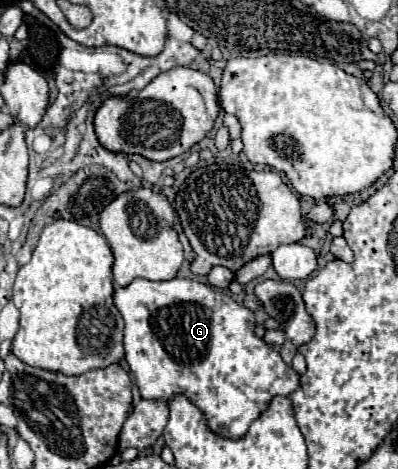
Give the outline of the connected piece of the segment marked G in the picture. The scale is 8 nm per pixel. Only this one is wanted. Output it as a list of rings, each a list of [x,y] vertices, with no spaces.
[[[178,277],[158,283],[134,279],[128,287],[116,287],[114,303],[126,321],[126,361],[136,377],[142,399],[170,401],[176,395],[186,395],[202,411],[208,429],[220,437],[242,439],[250,423],[266,411],[274,397],[290,395],[300,385],[298,373],[282,361],[280,353],[254,335],[254,313],[216,287]]]

